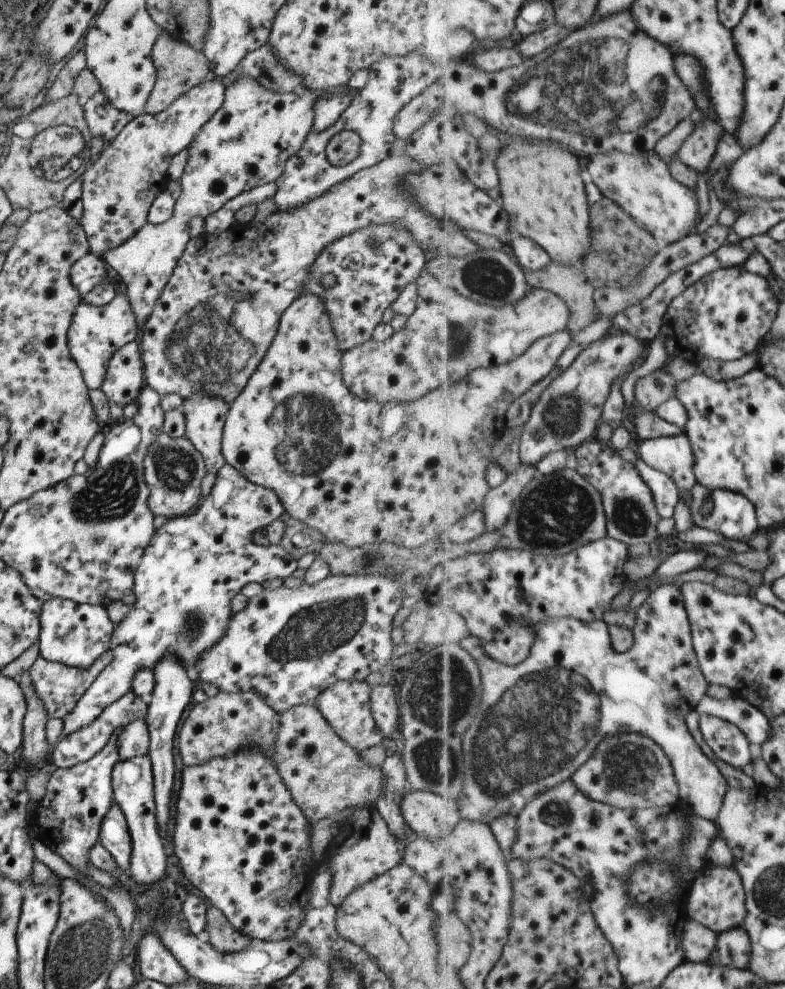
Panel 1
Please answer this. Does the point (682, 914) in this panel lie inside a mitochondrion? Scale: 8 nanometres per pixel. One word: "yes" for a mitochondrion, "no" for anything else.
no

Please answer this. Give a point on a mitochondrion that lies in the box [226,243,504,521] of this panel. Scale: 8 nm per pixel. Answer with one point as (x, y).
(309, 429)

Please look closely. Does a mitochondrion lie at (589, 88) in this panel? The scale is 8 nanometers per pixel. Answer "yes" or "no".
yes

